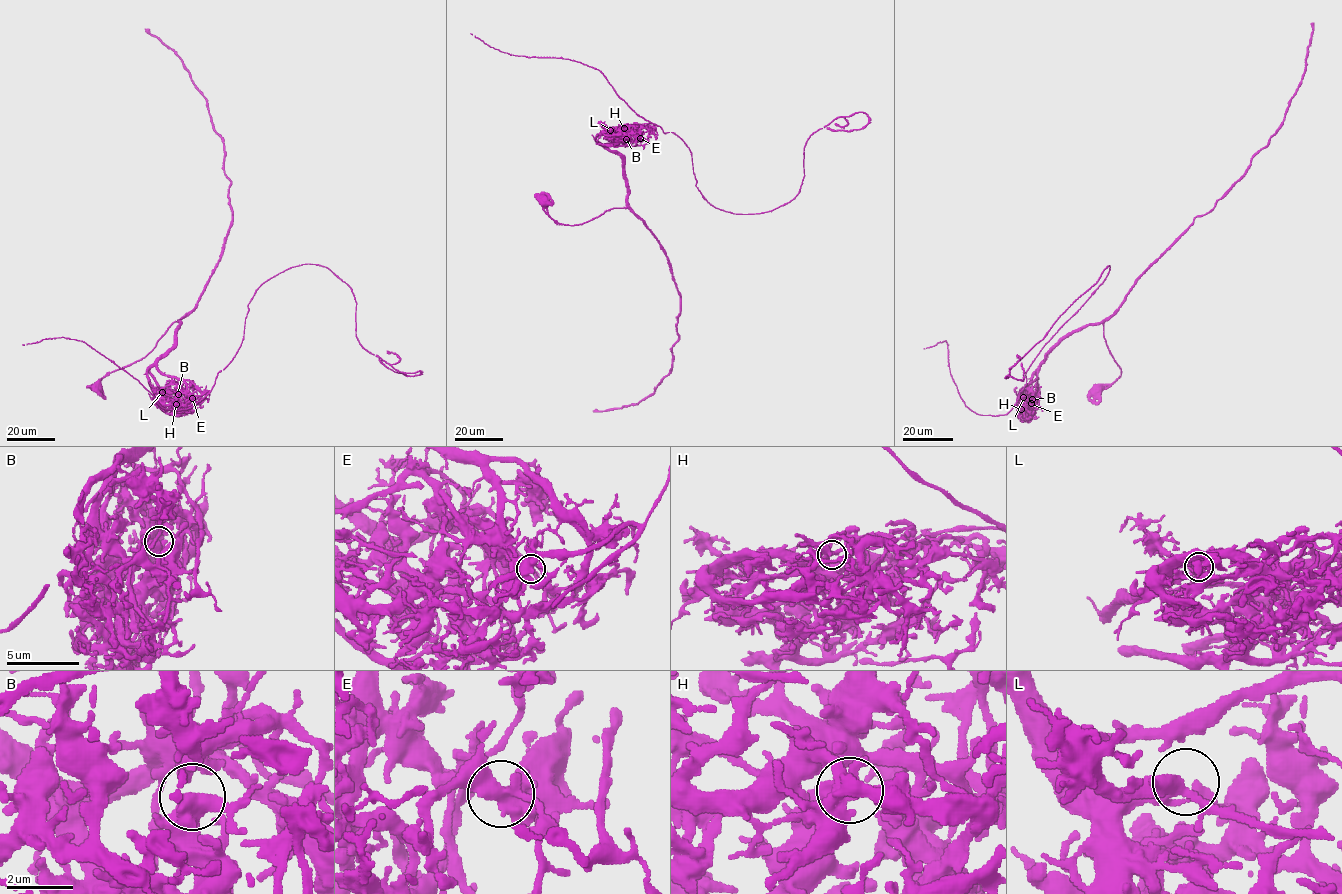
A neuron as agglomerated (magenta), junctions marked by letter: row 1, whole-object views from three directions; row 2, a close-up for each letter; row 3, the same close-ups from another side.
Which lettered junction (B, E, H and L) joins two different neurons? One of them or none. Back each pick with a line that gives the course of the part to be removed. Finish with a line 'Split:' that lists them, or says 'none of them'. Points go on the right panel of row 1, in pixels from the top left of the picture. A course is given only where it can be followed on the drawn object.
H: Course of the part to remove: (1021, 410), (1017, 400), (1025, 372), (1100, 285), (1109, 265), (1005, 378), (1022, 380), (1022, 362)
Split: H

